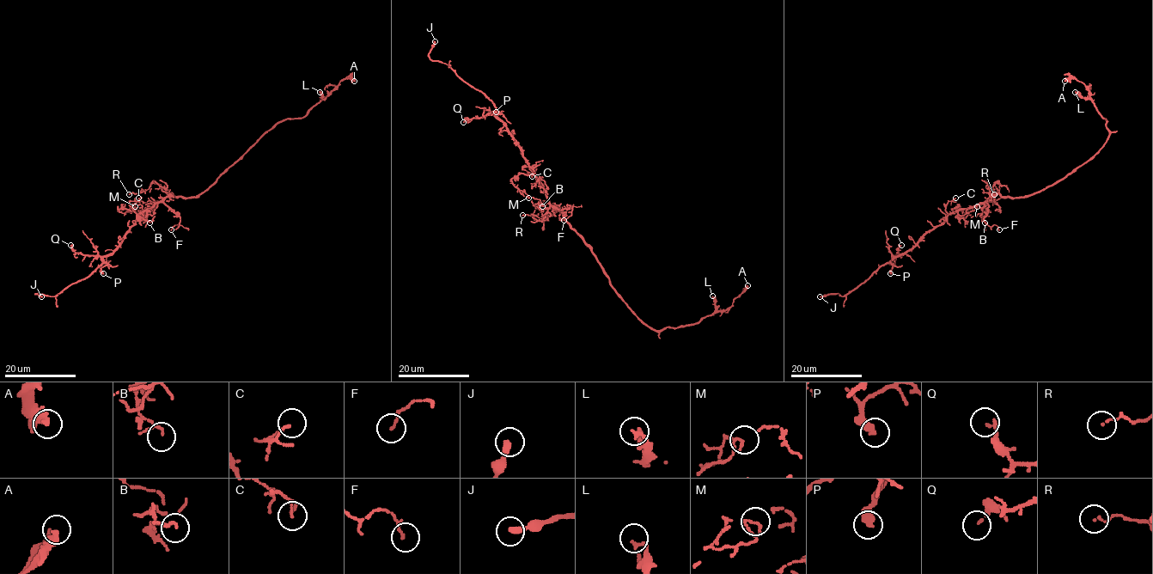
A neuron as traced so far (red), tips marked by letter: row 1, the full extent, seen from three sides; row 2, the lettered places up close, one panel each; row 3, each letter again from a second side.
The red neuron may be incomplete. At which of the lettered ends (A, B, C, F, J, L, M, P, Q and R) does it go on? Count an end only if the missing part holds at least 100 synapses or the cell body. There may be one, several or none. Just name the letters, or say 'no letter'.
J

